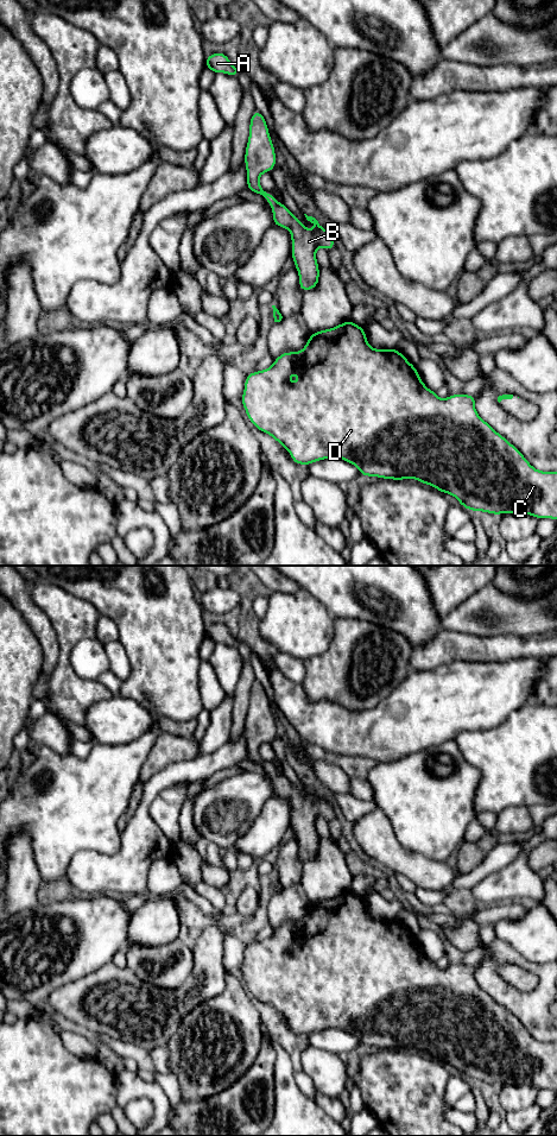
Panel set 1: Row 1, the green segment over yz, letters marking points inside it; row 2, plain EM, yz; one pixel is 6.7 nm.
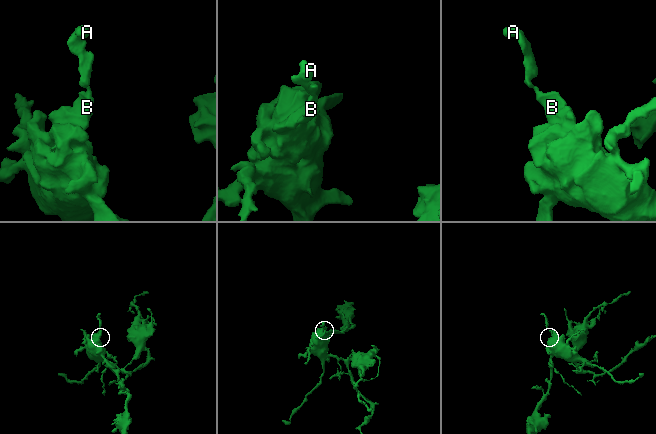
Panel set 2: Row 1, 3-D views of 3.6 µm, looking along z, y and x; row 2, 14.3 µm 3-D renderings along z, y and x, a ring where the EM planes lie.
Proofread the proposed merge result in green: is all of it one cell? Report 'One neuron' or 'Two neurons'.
One neuron

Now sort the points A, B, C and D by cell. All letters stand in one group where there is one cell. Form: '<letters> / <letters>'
A B C D

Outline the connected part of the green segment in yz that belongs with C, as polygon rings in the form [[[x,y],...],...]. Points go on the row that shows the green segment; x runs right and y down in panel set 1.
[[[346,321],[334,328],[311,333],[305,347],[297,352],[284,352],[271,367],[251,372],[245,380],[245,390],[241,397],[243,409],[251,423],[260,431],[271,435],[290,454],[297,465],[309,466],[324,459],[342,459],[360,471],[366,478],[375,475],[380,479],[405,480],[416,479],[422,484],[430,485],[439,492],[455,497],[460,505],[469,511],[482,511],[499,516],[500,513],[531,515],[538,519],[557,519],[557,471],[543,472],[533,468],[519,449],[511,444],[502,435],[496,433],[475,410],[476,395],[468,396],[456,393],[444,399],[437,397],[436,391],[429,390],[420,379],[416,366],[395,348],[374,349],[366,337],[365,328],[352,321]]]

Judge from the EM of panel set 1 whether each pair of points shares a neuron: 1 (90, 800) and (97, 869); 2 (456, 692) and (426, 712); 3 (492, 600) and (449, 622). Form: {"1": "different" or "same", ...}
{"1": "different", "2": "same", "3": "same"}

